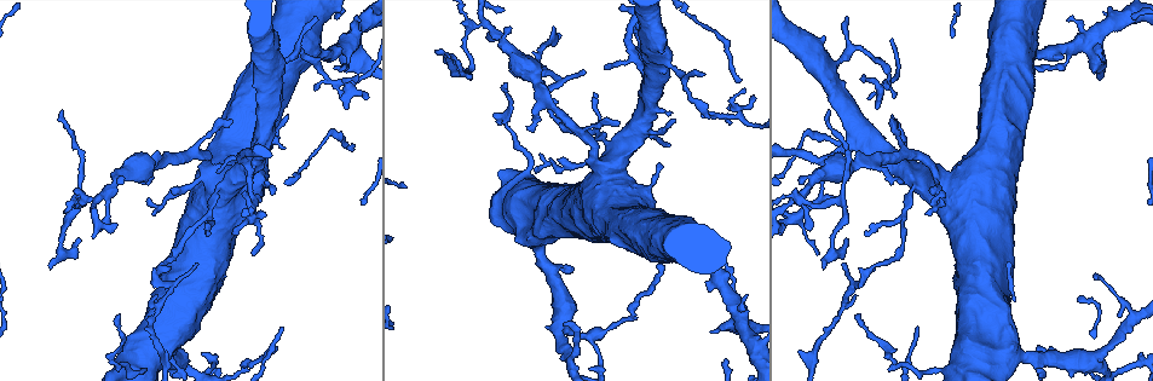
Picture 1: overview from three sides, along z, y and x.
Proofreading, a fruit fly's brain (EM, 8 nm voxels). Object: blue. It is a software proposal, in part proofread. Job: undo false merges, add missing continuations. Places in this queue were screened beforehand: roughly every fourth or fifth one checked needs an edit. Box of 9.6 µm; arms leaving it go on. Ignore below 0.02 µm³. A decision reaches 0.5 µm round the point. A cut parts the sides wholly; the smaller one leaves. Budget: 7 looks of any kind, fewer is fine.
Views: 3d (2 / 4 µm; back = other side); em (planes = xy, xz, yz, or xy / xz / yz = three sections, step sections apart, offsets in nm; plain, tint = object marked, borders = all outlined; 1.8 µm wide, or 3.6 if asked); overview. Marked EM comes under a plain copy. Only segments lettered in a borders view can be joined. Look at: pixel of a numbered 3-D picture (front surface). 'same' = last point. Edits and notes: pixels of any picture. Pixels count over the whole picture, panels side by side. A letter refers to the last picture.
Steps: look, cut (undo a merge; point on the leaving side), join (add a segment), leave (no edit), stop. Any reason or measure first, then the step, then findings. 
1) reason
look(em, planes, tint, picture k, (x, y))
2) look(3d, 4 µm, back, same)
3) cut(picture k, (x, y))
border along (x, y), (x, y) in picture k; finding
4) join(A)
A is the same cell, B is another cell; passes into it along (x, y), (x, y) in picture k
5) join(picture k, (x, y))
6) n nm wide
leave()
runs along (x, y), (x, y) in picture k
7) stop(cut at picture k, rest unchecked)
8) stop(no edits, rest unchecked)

sharp bend
look(3d, 2 µm, picture 1, (547, 104))

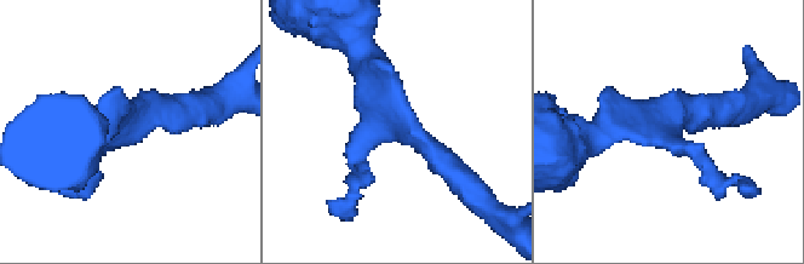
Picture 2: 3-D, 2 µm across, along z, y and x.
now the EM
look(em, yz, step 16, tint, picture 2, (662, 120))

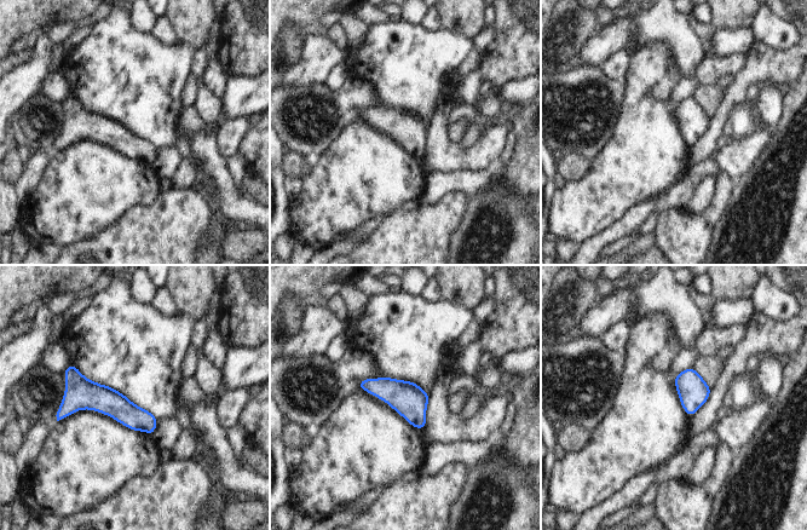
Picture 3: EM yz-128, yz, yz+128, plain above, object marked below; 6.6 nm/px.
look(em, planes, borders, same)

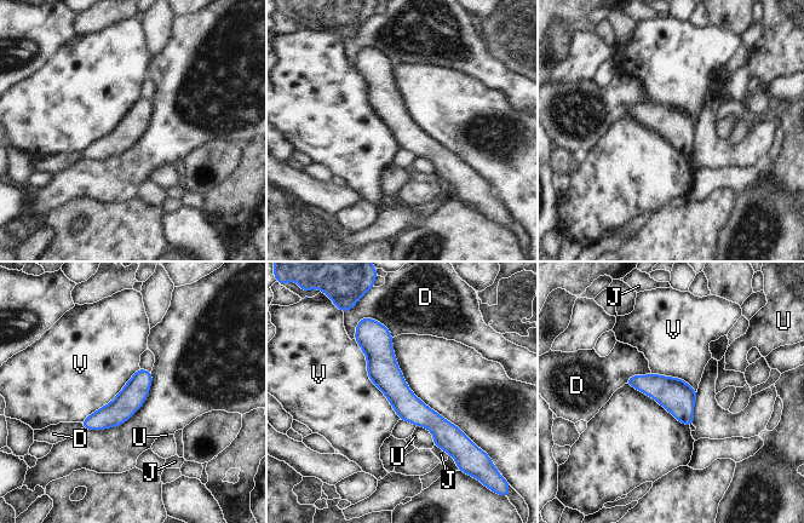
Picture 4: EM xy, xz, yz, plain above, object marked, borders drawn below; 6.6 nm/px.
leave()
D, J, U and V are other cells; border along (354, 339), (400, 419) in picture 4; continuous, no second cell

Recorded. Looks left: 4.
three arms meet
look(em, yz, step 4, borders, picture 1, (820, 161))

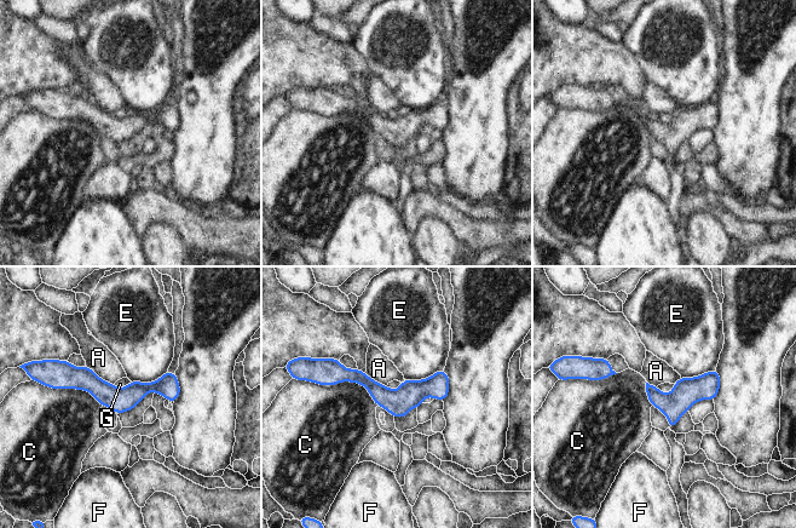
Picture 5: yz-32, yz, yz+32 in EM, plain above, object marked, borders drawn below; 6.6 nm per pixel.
leave()
A, C, E, F and G are other cells; border along (674, 384), (667, 394), (656, 386) in picture 5; one cell here

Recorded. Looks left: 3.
branch point
look(em, planes, borders, picture 1, (350, 83))

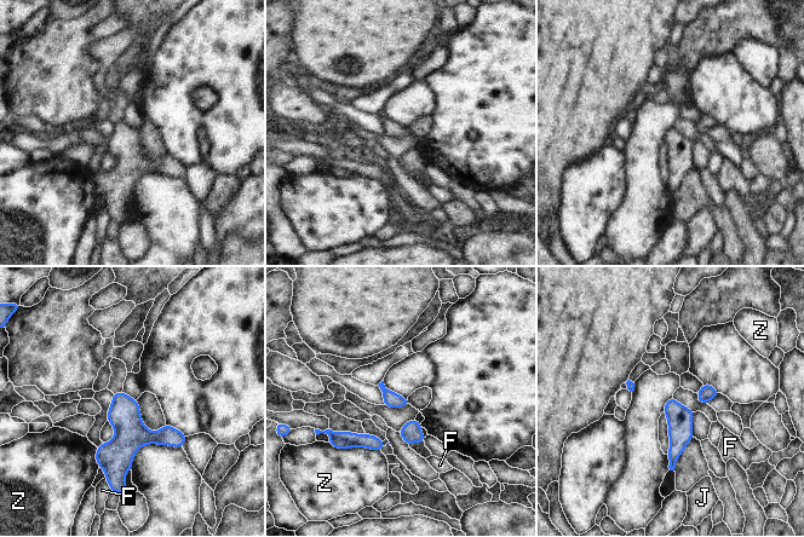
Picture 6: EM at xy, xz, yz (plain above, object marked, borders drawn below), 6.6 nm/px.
cut(picture 6, (369, 442))
F, J and Z are other cells; border along (332, 438), (348, 440), (356, 445) in picture 6; two cells meet here

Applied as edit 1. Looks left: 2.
stop(cut at picture 6, rest unchecked)

